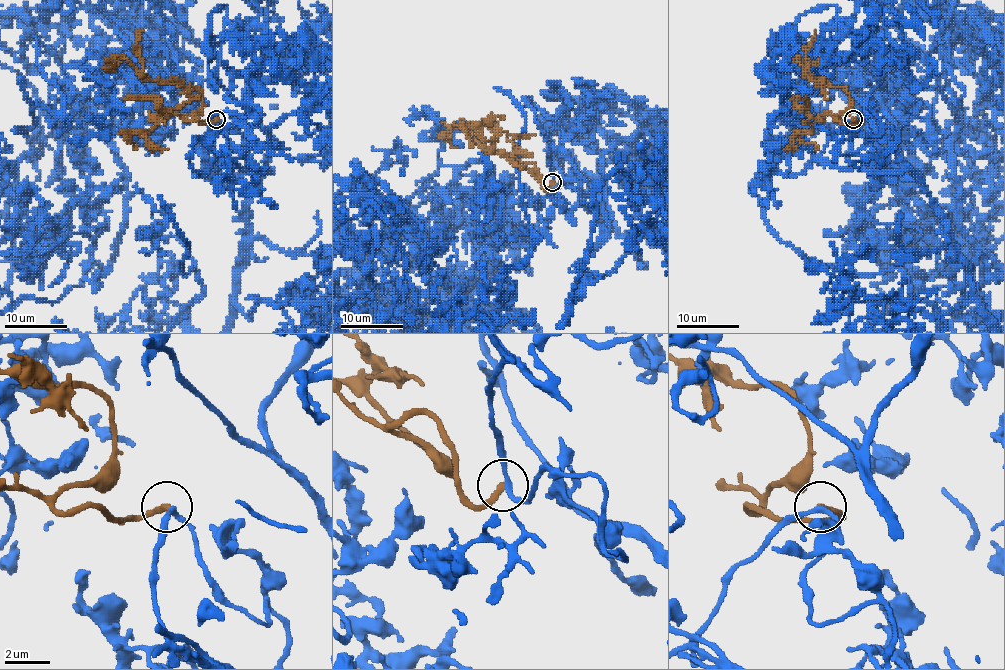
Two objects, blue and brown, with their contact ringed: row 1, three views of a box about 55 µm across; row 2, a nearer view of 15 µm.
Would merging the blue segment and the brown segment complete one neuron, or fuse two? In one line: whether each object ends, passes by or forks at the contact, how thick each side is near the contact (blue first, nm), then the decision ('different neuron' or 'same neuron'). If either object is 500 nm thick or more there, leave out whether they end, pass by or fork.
blue passes by; brown ends; calibres 200 and 280 nm; different neuron

